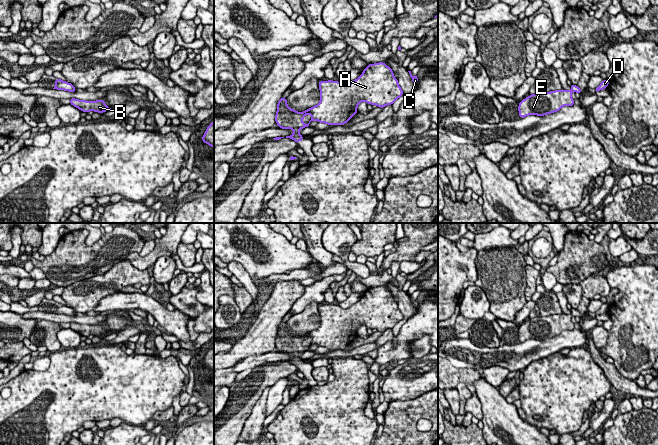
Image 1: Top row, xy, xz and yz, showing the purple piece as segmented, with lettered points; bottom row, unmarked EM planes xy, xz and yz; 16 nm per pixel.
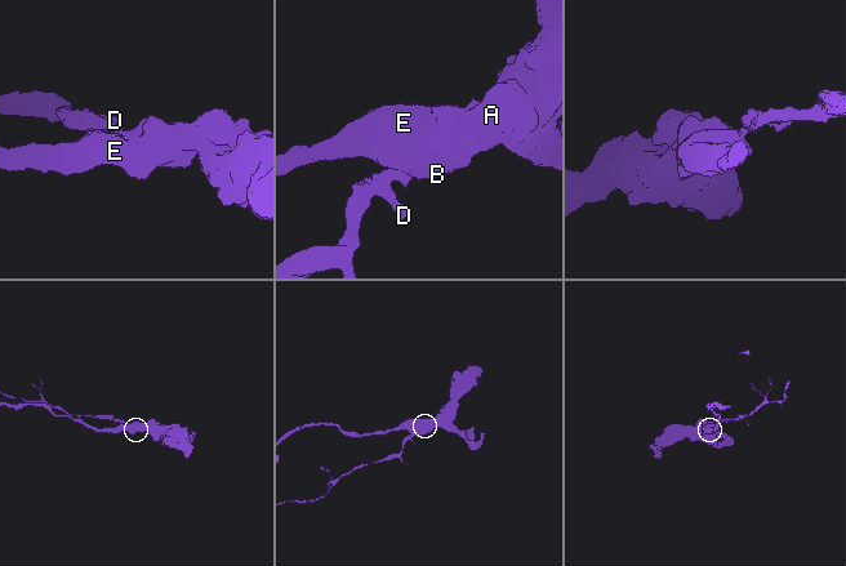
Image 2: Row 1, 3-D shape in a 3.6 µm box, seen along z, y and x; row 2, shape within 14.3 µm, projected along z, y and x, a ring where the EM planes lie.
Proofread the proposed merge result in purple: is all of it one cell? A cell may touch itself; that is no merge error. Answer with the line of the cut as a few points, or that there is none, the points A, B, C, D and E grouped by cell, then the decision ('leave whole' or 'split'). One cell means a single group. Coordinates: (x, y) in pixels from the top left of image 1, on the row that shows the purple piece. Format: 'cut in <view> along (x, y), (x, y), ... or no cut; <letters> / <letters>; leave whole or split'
cut in xz along (294, 131), (298, 133); A B C E / D; split

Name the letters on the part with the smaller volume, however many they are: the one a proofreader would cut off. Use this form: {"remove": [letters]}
{"remove": ["D"]}

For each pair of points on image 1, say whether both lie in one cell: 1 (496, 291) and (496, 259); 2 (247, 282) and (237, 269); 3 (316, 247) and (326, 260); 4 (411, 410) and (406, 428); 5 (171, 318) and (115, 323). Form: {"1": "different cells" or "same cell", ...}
{"1": "same cell", "2": "same cell", "3": "same cell", "4": "same cell", "5": "different cells"}

